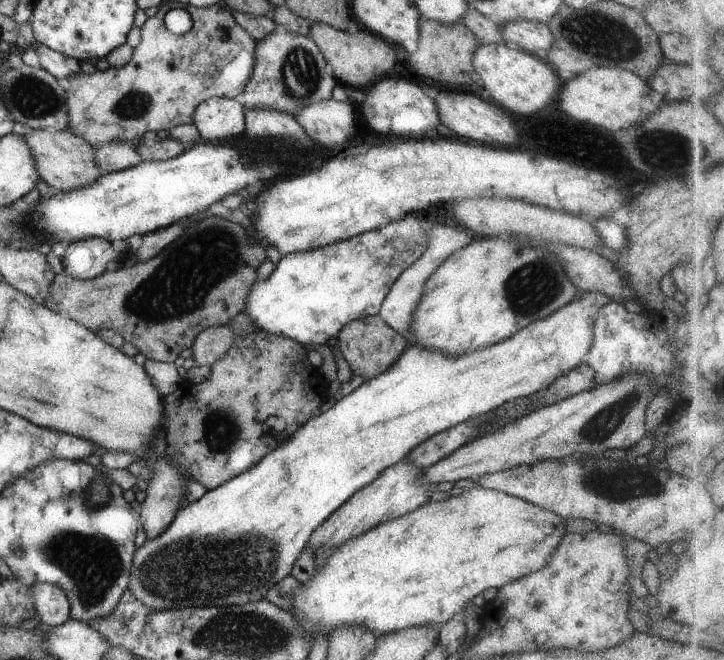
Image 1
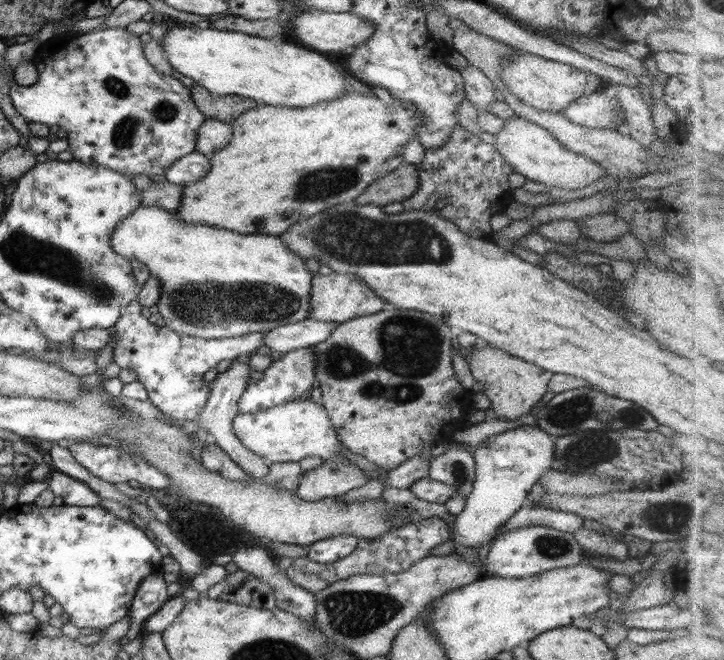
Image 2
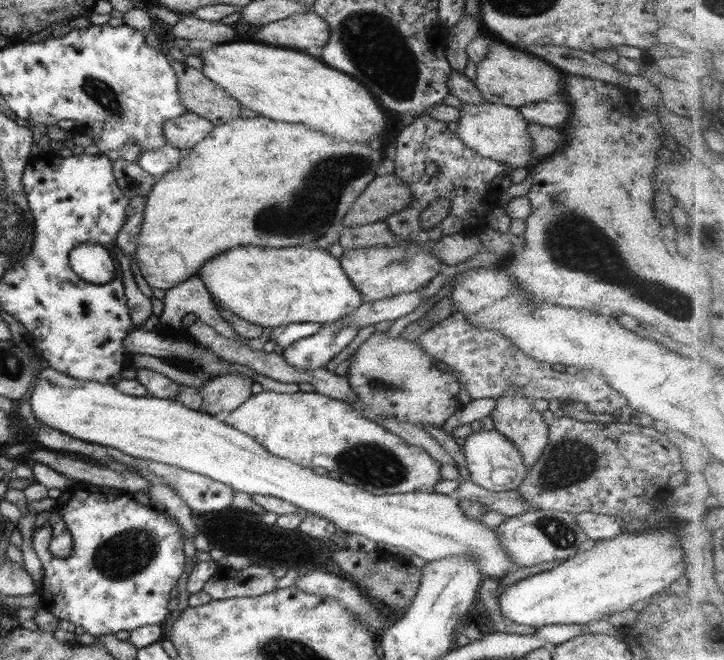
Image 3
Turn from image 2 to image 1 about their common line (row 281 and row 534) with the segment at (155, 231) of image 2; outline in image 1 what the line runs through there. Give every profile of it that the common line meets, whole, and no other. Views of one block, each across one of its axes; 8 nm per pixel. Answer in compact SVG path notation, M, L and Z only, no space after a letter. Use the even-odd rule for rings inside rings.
M597 291L581 292L581 294L573 302L564 306L558 312L546 316L544 320L538 320L530 326L526 326L524 330L520 330L511 338L505 339L503 342L495 343L493 346L485 347L484 349L473 351L469 354L440 354L436 350L428 350L428 348L420 348L420 346L409 345L396 362L384 370L382 374L378 374L372 380L364 381L360 388L357 388L348 396L344 396L342 400L337 401L330 410L321 412L319 416L312 418L307 424L304 424L292 438L280 444L275 450L266 454L259 462L256 462L249 470L241 473L239 476L232 478L229 482L218 486L214 490L207 490L193 504L182 507L176 514L173 522L153 539L148 539L145 544L135 550L133 555L132 567L129 573L129 584L127 589L136 598L136 601L143 603L150 611L175 610L184 609L187 607L226 607L231 605L242 605L245 603L255 602L265 599L265 595L277 583L285 577L291 575L292 569L297 559L301 556L304 548L309 544L312 534L335 512L340 506L343 506L360 488L368 486L373 479L378 478L384 470L390 466L394 466L402 461L410 450L414 450L416 446L422 444L444 430L457 426L462 422L466 422L468 418L481 414L491 409L501 406L508 401L514 401L518 398L526 397L531 393L537 392L542 388L548 387L560 374L568 373L570 370L577 368L583 364L588 358L589 349L593 342L593 325L595 316L599 311L611 302L611 299Z

